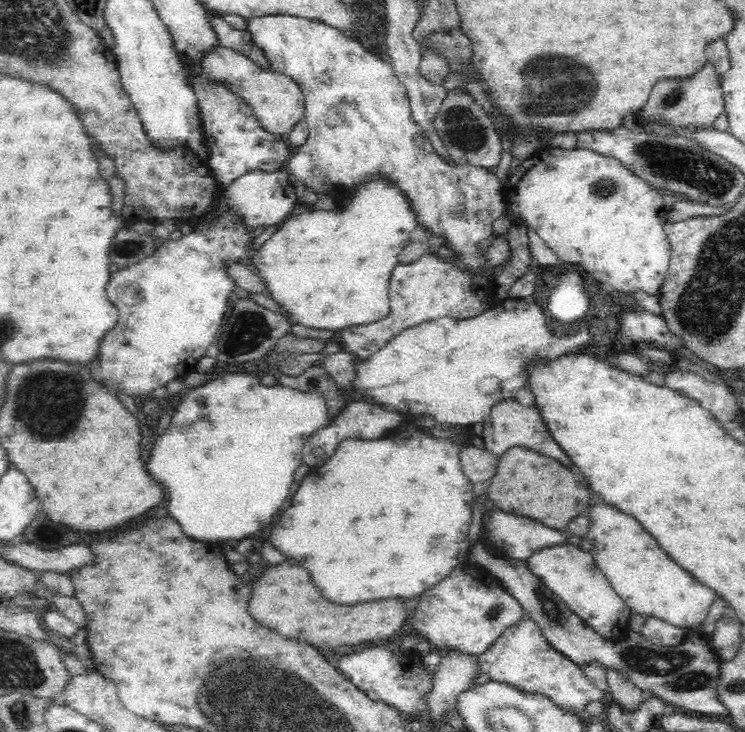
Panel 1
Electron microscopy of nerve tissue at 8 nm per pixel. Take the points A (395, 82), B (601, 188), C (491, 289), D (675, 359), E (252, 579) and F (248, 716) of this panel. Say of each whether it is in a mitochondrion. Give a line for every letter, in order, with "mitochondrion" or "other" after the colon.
A: other
B: mitochondrion
C: other
D: other
E: other
F: mitochondrion

